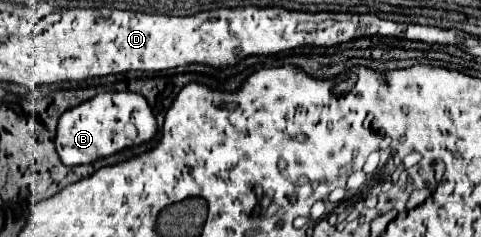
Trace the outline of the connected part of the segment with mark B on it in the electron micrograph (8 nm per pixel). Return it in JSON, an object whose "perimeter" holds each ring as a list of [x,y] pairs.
{"perimeter":[[[105,92],[69,108],[57,126],[57,152],[67,166],[91,164],[99,158],[113,156],[121,150],[149,144],[157,136],[157,120],[145,96],[135,92]]]}

